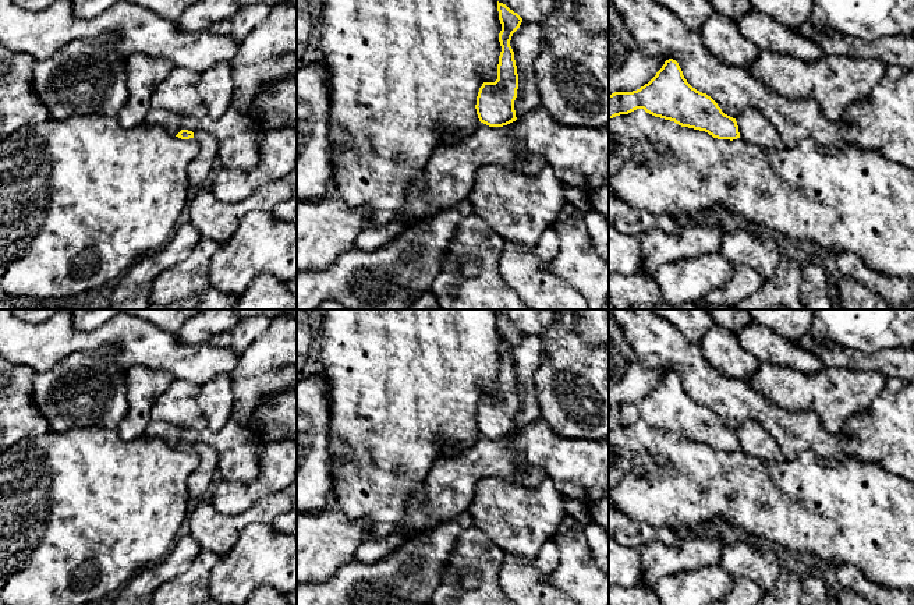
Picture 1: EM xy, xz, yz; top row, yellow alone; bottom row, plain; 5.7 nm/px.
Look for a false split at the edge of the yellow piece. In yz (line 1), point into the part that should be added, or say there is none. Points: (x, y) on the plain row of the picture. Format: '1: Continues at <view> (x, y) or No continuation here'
1: No continuation here

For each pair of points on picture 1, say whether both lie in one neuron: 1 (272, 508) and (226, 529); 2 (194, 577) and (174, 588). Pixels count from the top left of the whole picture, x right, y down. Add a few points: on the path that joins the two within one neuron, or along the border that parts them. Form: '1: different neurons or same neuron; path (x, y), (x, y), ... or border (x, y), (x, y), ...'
1: same neuron; path (261, 513), (237, 523)
2: same neuron; path (190, 581), (183, 588), (179, 588)

